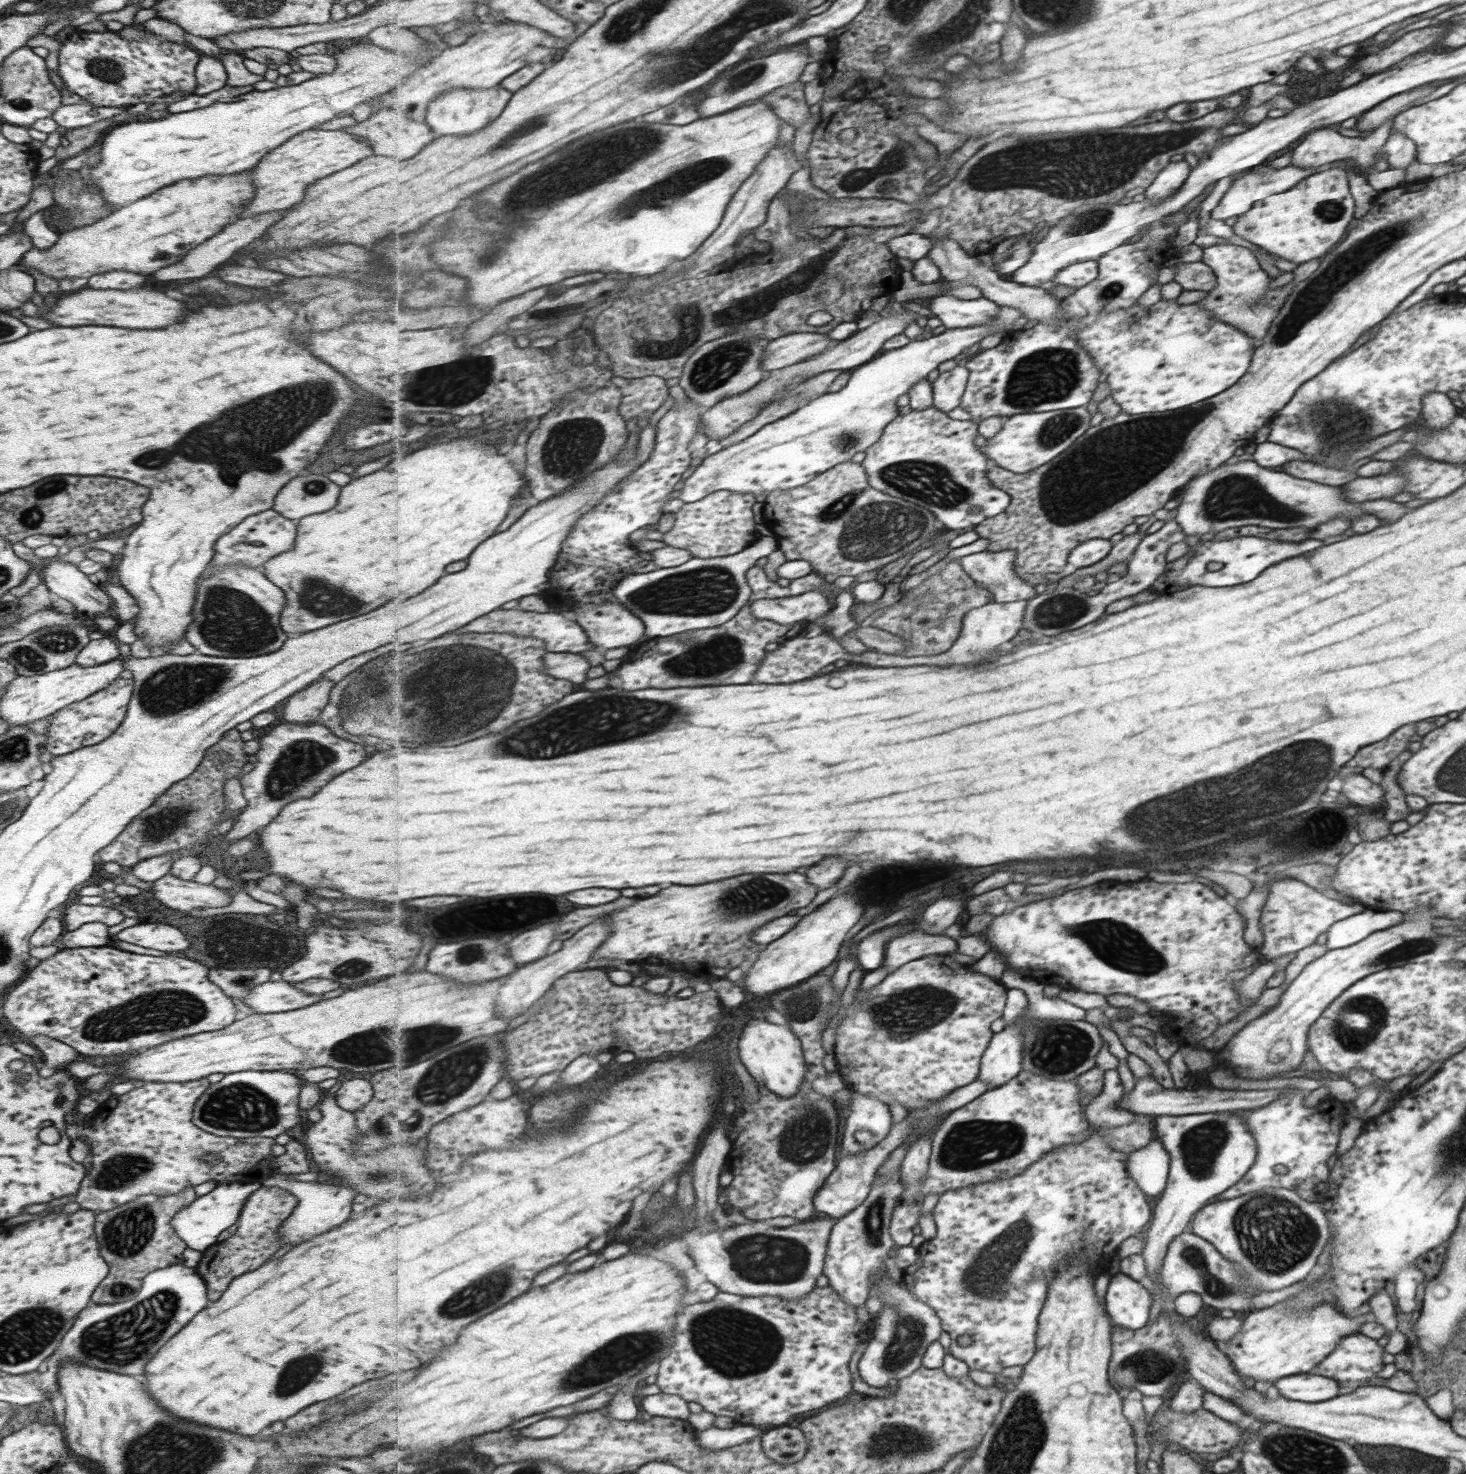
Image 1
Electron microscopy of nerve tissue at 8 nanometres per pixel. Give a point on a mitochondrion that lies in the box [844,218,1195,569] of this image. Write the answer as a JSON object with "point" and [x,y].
{"point":[1050,375]}

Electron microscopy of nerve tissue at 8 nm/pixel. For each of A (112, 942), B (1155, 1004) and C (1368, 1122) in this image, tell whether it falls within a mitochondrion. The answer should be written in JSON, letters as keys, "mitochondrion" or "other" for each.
{"A":"other","B":"other","C":"other"}

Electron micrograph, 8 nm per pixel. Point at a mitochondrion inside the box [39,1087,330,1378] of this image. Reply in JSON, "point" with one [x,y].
{"point":[106,1340]}

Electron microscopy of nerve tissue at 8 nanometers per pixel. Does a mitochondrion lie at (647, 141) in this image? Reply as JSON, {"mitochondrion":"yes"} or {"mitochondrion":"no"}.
{"mitochondrion":"yes"}

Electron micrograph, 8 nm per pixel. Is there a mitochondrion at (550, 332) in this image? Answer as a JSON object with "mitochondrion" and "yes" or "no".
{"mitochondrion":"no"}

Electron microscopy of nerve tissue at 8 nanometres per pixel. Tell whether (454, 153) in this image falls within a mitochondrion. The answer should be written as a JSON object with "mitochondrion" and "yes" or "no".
{"mitochondrion":"no"}

